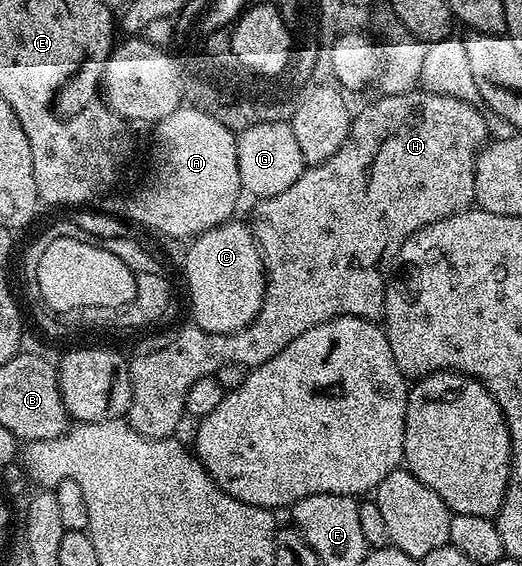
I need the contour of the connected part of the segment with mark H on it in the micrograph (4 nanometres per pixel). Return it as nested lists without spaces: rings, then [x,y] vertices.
[[[423,88],[411,89],[409,93],[399,93],[398,95],[380,95],[377,101],[372,101],[361,113],[357,112],[352,118],[352,126],[348,132],[346,143],[330,155],[321,165],[313,165],[305,168],[304,174],[298,179],[298,183],[286,187],[282,195],[265,197],[257,200],[256,210],[252,213],[250,228],[252,238],[256,240],[256,246],[260,248],[260,256],[264,258],[264,271],[266,274],[266,284],[264,287],[264,302],[258,311],[258,315],[244,329],[239,329],[236,333],[208,333],[205,329],[199,329],[195,323],[187,323],[161,349],[152,349],[149,353],[140,353],[136,358],[128,361],[128,371],[130,383],[132,384],[132,398],[130,399],[129,409],[126,420],[130,428],[150,439],[163,441],[171,438],[172,433],[180,425],[180,420],[185,420],[184,400],[186,391],[194,387],[194,383],[203,377],[215,375],[218,367],[226,367],[226,363],[238,363],[245,367],[255,367],[266,363],[266,359],[274,359],[282,347],[290,347],[298,335],[306,335],[310,327],[318,327],[335,317],[361,317],[367,321],[379,322],[384,315],[384,282],[393,268],[394,262],[400,256],[402,243],[410,239],[422,227],[430,223],[438,223],[438,219],[446,219],[450,215],[465,213],[466,210],[473,208],[476,200],[475,195],[475,165],[477,154],[485,147],[489,140],[488,121],[489,118],[483,112],[479,113],[475,104],[460,99],[454,99],[448,95],[438,95],[437,93],[426,93]]]

